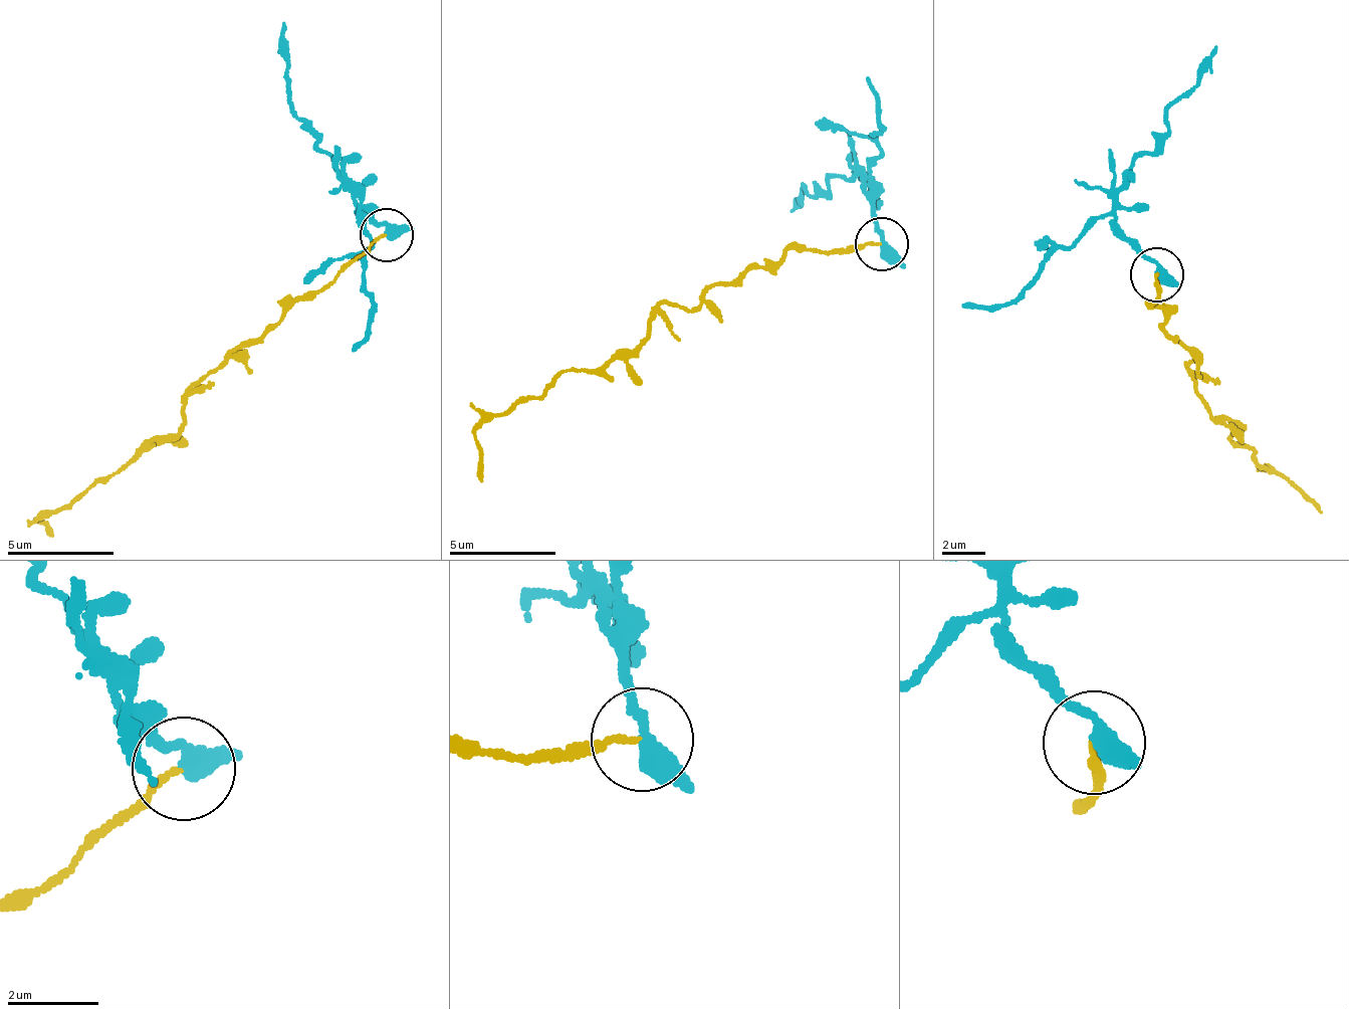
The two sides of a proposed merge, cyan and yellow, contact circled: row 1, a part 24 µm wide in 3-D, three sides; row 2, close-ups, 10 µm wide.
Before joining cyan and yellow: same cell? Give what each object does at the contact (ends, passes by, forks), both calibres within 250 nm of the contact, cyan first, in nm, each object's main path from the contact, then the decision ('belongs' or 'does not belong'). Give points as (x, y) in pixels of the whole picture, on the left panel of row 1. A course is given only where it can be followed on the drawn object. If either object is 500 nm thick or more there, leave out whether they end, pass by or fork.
cyan passes by | yellow ends | 360/100 nm | cyan via (385, 235), (359, 210), (359, 190), (294, 114), (282, 61), (284, 21) | yellow via (385, 235), (190, 387), (186, 423), (172, 436), (157, 435), (109, 475), (35, 516), (51, 537) | does not belong

